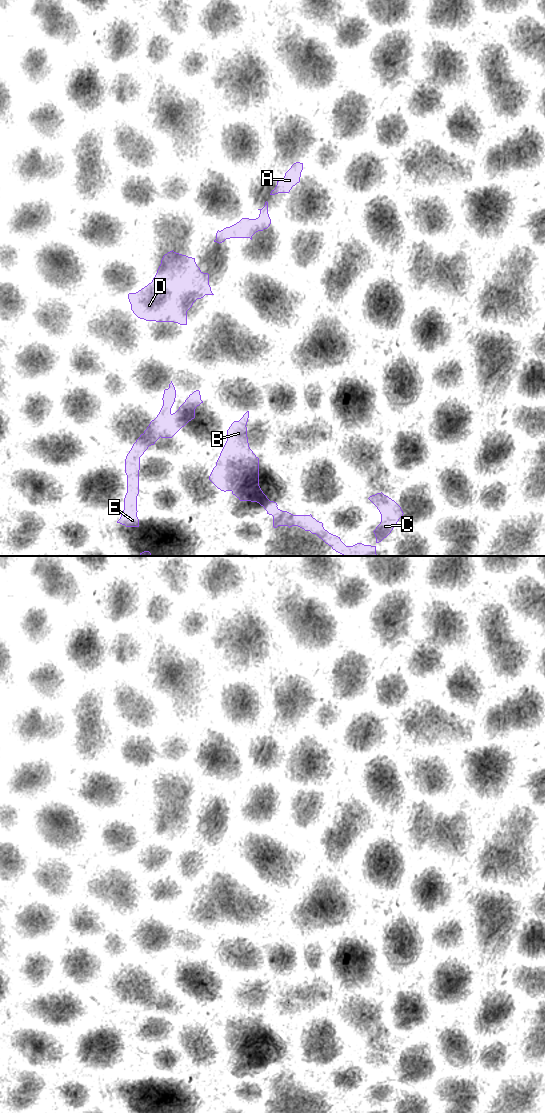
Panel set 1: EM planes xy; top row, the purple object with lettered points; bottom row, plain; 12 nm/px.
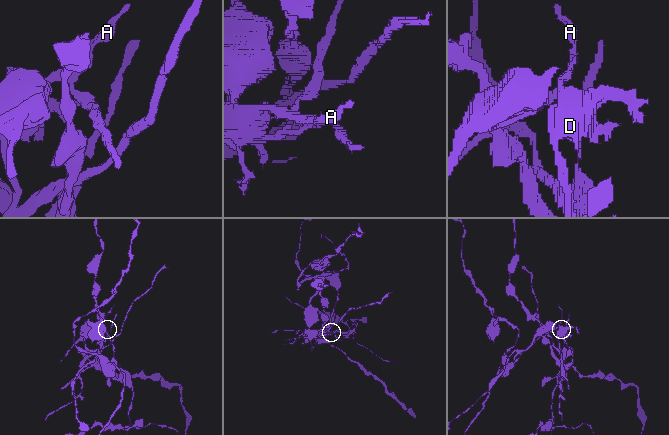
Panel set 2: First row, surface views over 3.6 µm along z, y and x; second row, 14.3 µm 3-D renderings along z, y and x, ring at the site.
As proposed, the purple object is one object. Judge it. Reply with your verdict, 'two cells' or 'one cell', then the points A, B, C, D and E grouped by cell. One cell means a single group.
two cells | A C D E / B

